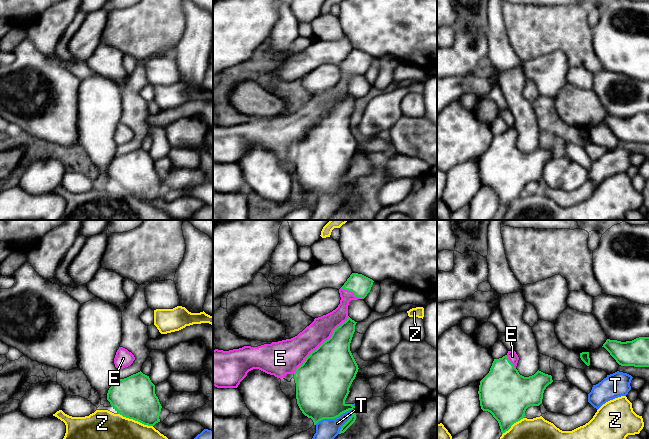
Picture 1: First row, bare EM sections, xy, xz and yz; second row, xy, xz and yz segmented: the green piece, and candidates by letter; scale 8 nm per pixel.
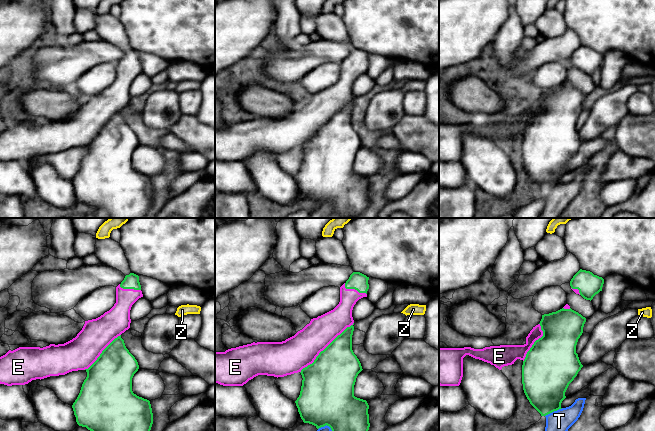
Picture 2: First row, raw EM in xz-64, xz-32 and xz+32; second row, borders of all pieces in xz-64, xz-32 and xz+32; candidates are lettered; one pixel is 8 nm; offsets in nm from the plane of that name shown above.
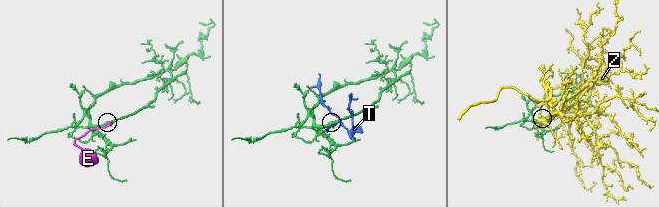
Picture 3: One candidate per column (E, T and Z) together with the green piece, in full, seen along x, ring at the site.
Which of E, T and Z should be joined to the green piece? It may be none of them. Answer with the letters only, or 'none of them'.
E

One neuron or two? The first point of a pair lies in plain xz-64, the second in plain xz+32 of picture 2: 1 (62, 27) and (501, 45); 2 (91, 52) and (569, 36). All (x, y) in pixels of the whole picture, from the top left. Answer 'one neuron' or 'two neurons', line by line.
1: one neuron
2: one neuron

